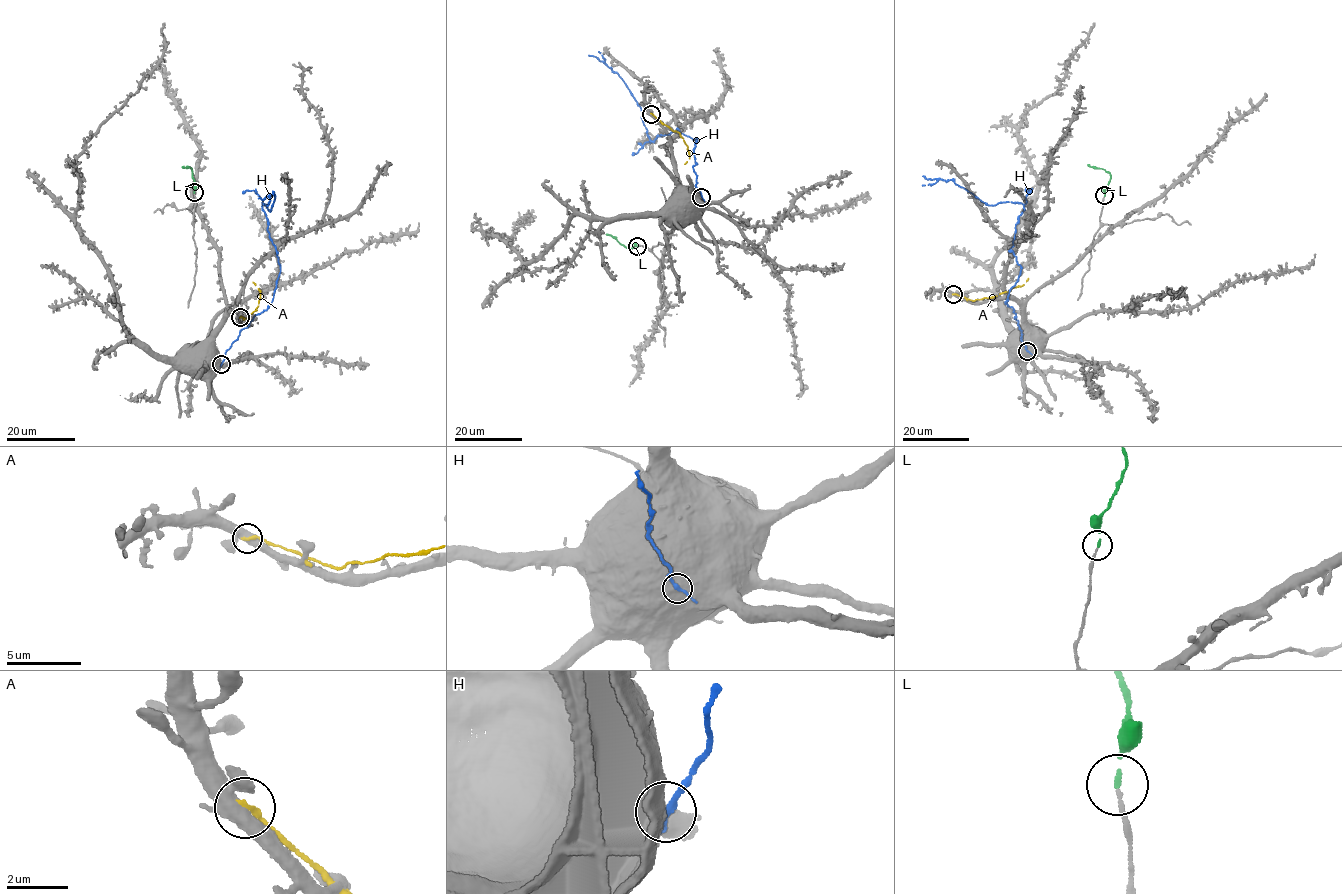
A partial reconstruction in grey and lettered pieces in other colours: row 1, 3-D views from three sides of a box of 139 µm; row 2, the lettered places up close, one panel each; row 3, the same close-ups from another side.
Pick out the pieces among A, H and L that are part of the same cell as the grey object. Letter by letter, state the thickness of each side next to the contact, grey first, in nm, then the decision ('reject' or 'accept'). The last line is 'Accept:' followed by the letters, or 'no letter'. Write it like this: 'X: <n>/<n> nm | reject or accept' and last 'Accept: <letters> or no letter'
A: 440/200 nm | reject
H: 850/190 nm | reject
L: 110/120 nm | accept
Accept: L

